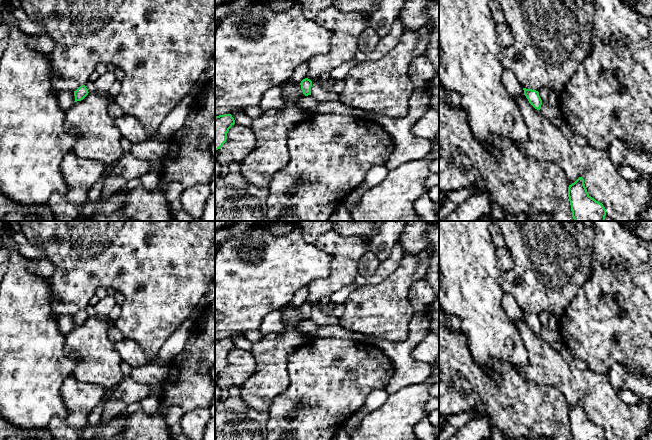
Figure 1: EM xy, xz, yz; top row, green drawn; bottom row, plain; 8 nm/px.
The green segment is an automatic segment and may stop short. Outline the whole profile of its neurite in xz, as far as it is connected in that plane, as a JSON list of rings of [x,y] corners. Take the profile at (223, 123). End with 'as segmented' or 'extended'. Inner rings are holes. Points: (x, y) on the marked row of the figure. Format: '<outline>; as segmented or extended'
[[[231,114],[215,116],[215,150],[220,149],[226,142],[227,133],[234,124]]]; as segmented

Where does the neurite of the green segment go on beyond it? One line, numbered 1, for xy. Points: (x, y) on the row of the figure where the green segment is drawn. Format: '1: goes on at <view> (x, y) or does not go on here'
1: does not go on here

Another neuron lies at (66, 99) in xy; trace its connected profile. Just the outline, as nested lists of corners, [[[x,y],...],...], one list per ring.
[[[58,92],[57,93],[58,104],[60,108],[66,112],[74,103],[75,96],[74,92]]]

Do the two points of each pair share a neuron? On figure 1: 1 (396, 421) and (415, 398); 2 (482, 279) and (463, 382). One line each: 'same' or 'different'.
1: same
2: different

